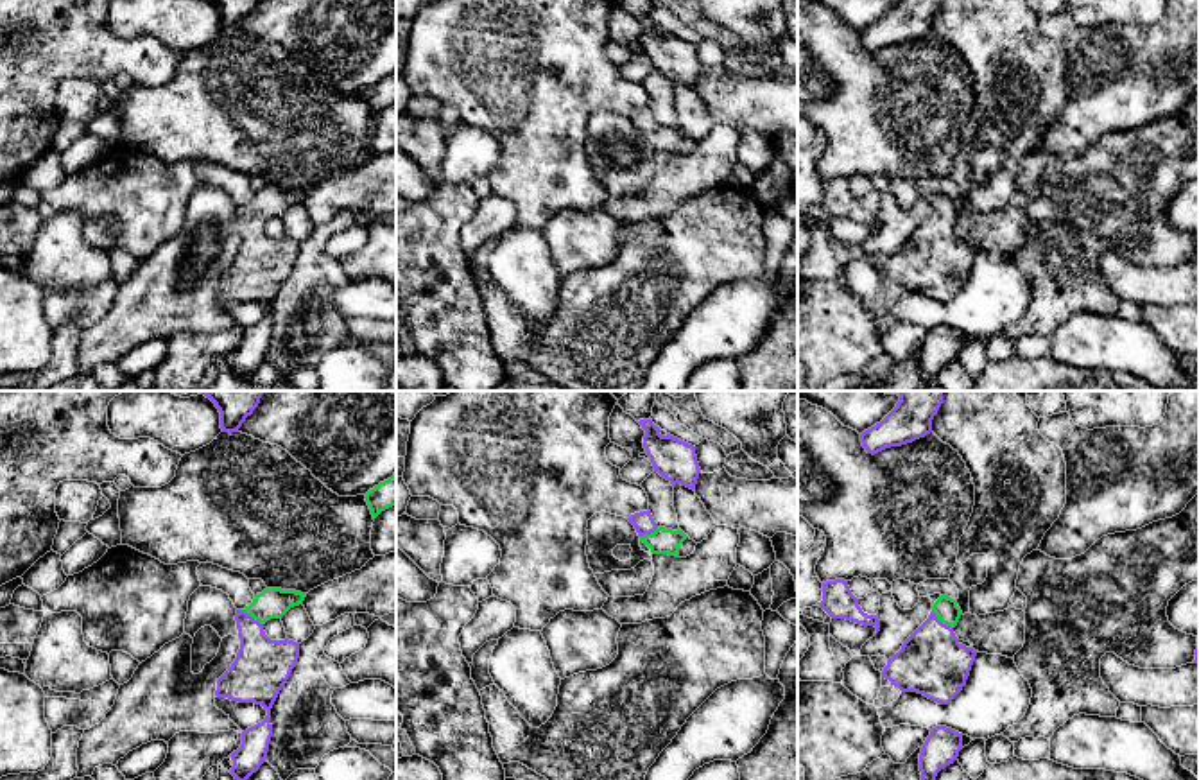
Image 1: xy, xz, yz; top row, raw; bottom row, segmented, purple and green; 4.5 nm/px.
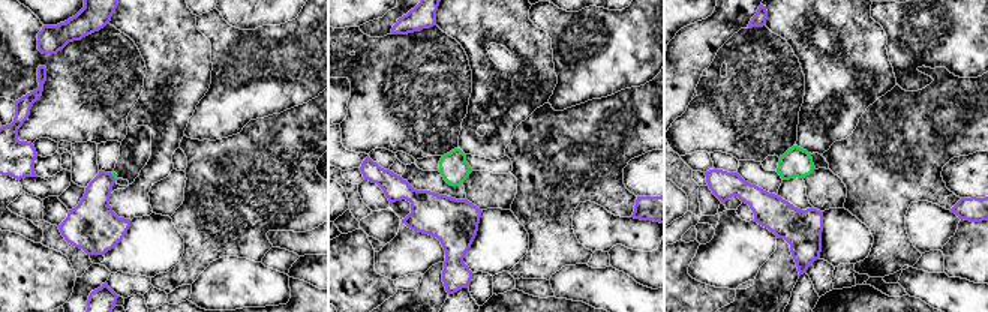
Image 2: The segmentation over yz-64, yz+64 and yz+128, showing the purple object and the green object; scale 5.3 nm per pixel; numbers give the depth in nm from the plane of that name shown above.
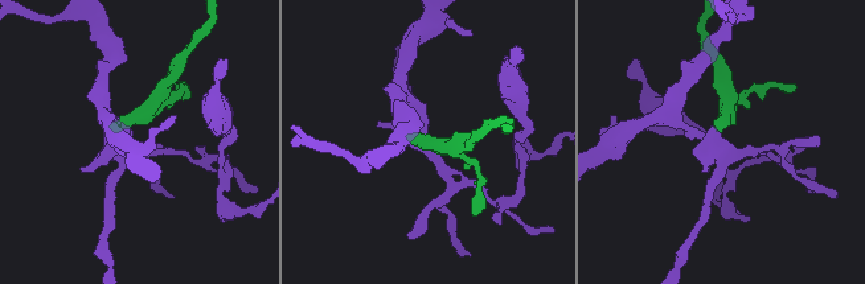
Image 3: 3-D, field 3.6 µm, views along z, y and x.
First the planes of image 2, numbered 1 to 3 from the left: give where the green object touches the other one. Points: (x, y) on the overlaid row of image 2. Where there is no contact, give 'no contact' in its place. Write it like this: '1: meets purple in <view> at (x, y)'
1: meets purple in yz-64 at (111, 176)
2: no contact
3: no contact

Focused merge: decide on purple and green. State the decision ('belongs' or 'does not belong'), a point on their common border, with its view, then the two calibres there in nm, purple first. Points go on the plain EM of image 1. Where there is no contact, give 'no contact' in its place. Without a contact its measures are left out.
belongs; meets purple in yz at (940, 219); 300 nm thick on the purple side, 110 nm on the other

